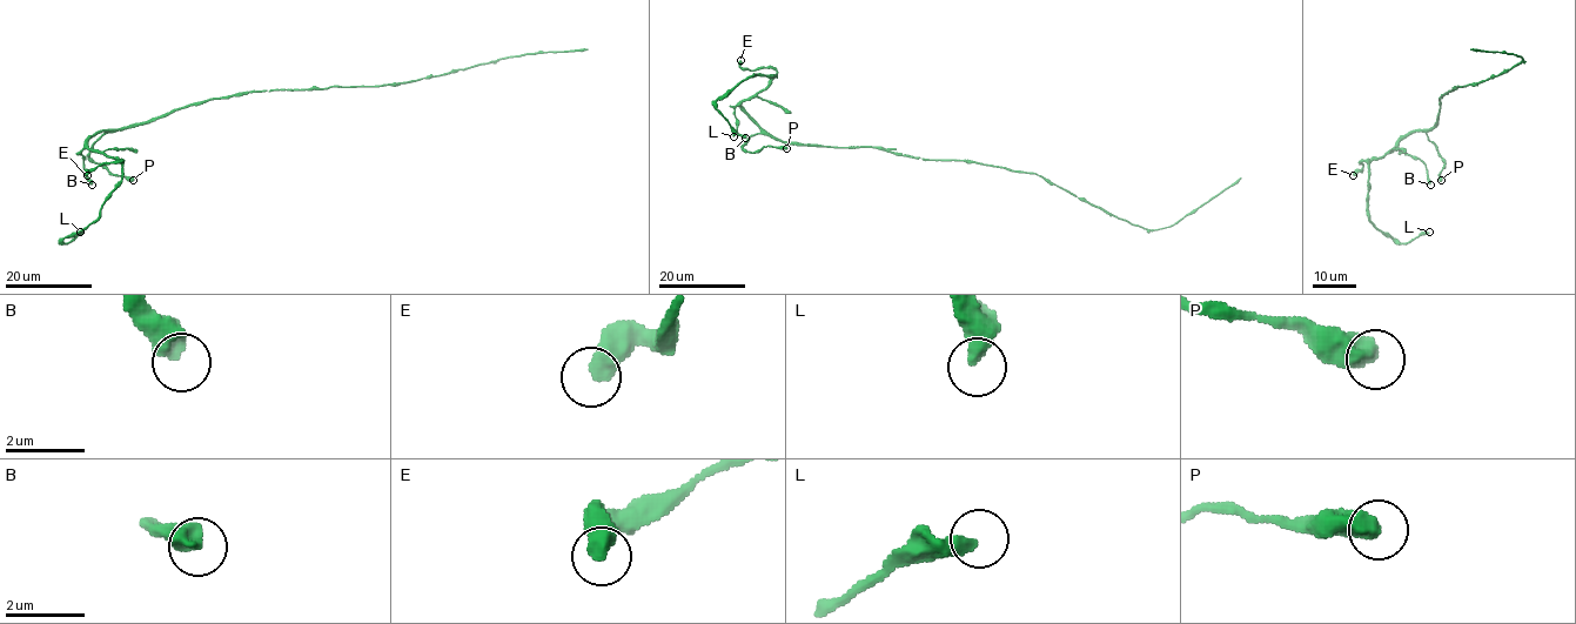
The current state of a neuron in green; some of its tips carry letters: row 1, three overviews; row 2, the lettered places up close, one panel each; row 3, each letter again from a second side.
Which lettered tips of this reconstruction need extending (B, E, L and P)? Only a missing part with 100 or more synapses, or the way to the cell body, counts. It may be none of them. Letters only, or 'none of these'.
none of these

